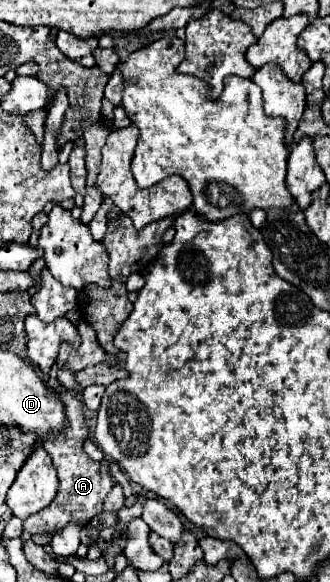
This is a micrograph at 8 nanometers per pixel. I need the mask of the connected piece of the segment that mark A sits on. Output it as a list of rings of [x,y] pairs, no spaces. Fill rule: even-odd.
[[[69,391],[61,393],[59,397],[67,407],[67,433],[65,433],[65,437],[55,437],[51,441],[45,441],[43,447],[53,459],[61,485],[59,485],[55,499],[43,511],[39,511],[23,521],[23,529],[29,531],[31,535],[45,535],[45,533],[57,535],[71,523],[85,527],[91,521],[91,517],[95,517],[103,509],[103,499],[115,485],[111,475],[107,471],[103,471],[105,465],[89,459],[89,455],[83,451],[83,441],[89,435],[87,425],[85,425],[85,415],[83,415],[83,403]]]

